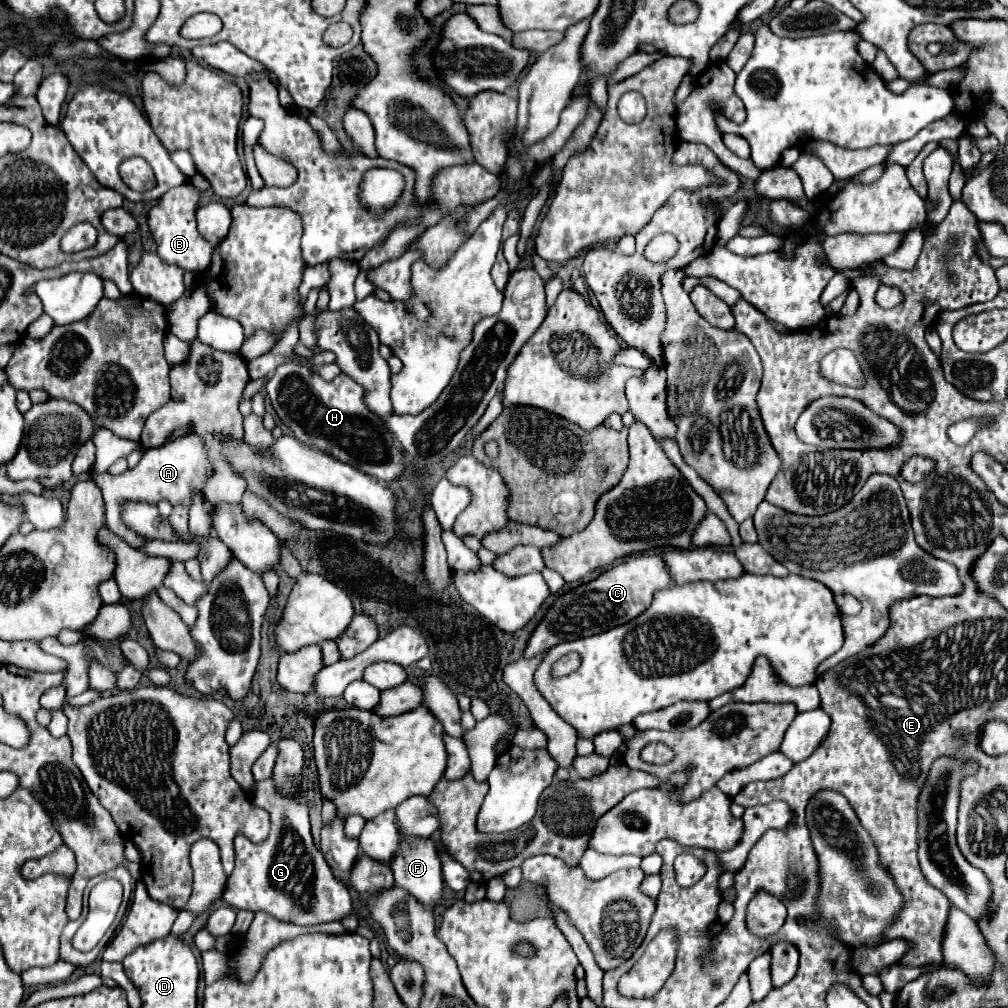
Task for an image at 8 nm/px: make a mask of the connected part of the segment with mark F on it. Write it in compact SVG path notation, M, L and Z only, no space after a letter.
M400 835L400 839L404 841L404 851L394 859L392 865L396 883L422 905L438 907L438 903L444 899L444 881L434 843L430 839L406 835Z

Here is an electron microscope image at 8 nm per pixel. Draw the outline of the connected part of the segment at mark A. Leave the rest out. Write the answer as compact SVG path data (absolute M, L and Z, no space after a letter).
M186 435L186 437L174 439L174 441L158 447L158 449L146 449L140 463L134 469L128 469L126 473L120 473L120 475L112 475L108 471L106 473L92 473L92 479L100 487L104 501L106 501L108 529L112 529L124 541L128 541L128 545L138 547L146 539L142 539L132 529L122 525L120 503L126 501L126 499L148 501L148 503L158 503L160 499L168 499L172 505L178 505L178 503L190 505L190 491L202 489L210 471L212 471L212 465L206 459L202 439L198 435Z

